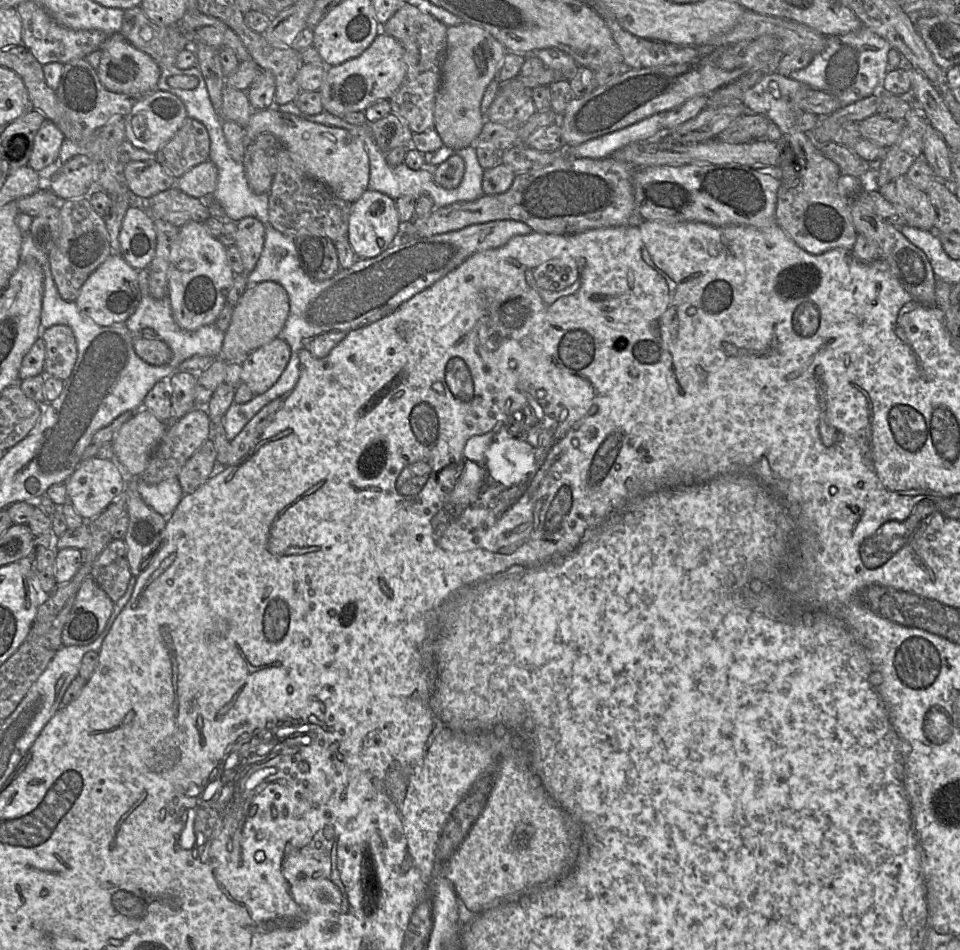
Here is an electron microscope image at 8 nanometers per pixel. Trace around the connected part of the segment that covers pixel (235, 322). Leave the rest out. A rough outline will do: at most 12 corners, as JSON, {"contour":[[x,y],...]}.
{"contour":[[275,281],[248,287],[220,351],[240,363],[281,337],[289,297]]}

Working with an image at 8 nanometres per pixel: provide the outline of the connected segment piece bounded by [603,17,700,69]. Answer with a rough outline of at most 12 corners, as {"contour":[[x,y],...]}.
{"contour":[[603,17],[625,68],[684,64],[695,46],[637,37]]}

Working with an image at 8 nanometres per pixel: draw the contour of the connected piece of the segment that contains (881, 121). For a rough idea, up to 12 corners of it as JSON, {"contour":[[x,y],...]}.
{"contour":[[878,112],[858,122],[862,138],[892,146],[904,127]]}

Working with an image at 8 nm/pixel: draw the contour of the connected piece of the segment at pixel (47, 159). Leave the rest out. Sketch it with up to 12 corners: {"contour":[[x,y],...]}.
{"contour":[[46,119],[28,165],[39,172],[58,162],[65,136]]}

